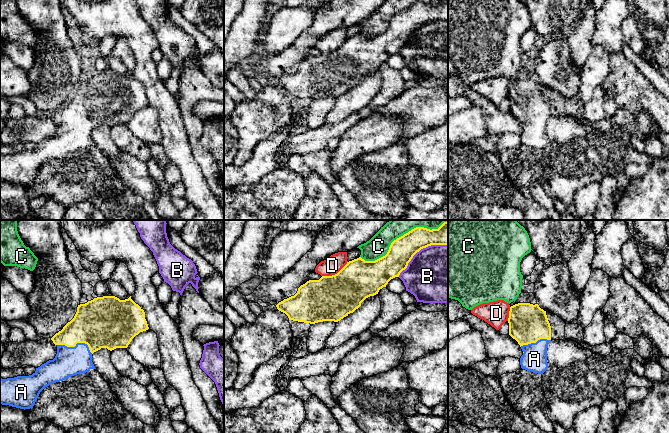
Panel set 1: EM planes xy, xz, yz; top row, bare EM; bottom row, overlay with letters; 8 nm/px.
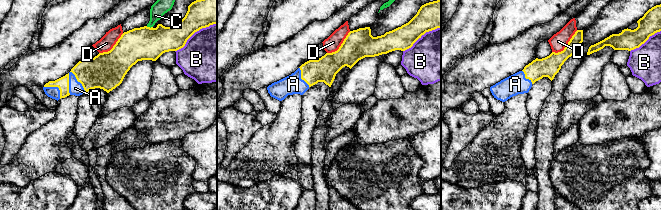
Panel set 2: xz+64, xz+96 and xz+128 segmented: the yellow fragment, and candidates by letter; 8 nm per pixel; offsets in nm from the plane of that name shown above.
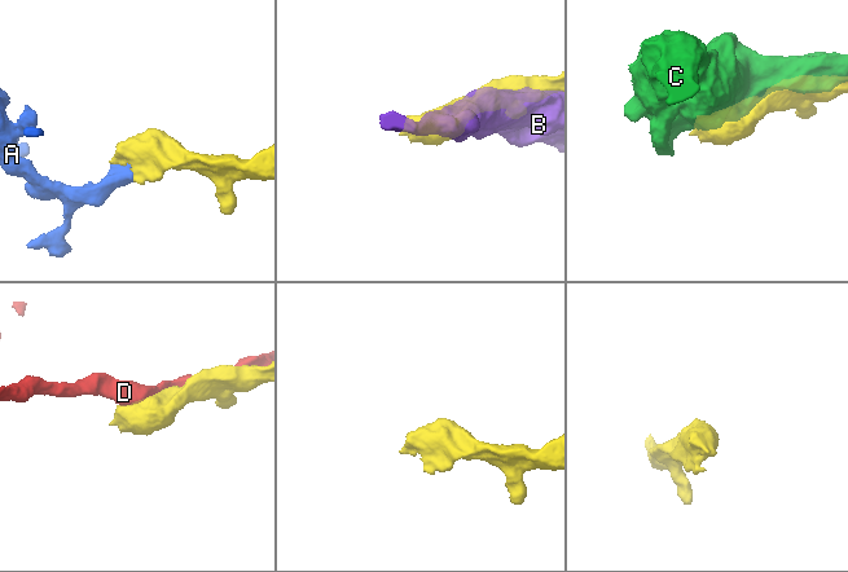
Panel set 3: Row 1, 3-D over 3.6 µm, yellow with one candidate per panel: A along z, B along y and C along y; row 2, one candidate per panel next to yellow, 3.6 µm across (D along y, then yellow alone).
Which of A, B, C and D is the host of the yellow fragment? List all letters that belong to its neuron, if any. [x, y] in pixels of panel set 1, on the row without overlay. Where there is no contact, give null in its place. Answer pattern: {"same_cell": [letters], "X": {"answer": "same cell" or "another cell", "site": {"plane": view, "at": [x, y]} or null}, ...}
{"same_cell": ["A"], "A": {"answer": "same cell", "site": {"plane": "xy", "at": [76, 119]}}, "B": {"answer": "another cell", "site": {"plane": "xz", "at": [420, 25]}}, "C": {"answer": "another cell", "site": {"plane": "xz", "at": [399, 13]}}, "D": {"answer": "another cell", "site": {"plane": "xz", "at": [335, 50]}}}

